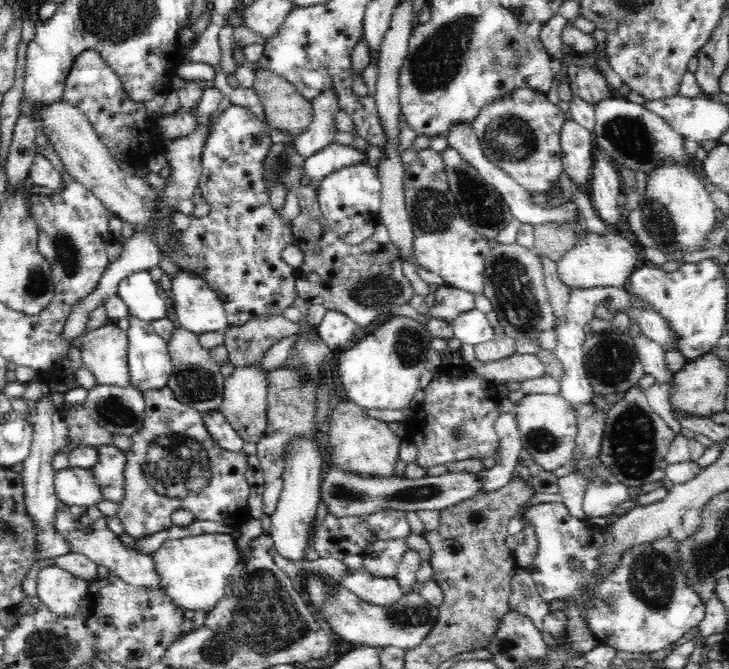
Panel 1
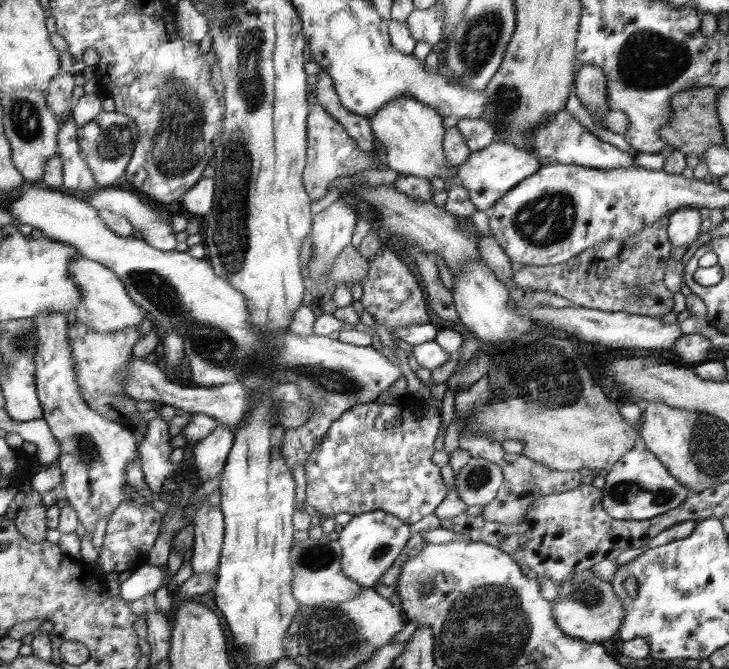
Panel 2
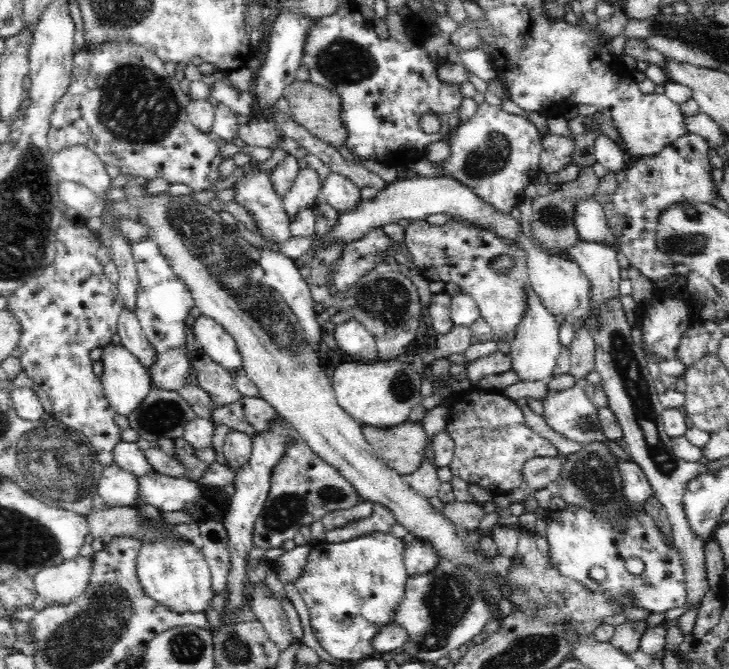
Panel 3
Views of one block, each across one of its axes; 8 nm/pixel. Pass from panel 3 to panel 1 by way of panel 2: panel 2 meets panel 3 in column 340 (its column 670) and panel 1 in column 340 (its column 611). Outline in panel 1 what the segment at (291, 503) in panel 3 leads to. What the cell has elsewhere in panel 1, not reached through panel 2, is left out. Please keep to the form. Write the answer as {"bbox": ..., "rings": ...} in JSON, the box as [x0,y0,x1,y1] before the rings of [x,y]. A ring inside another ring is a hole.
{"bbox":[320,462,482,516],"rings":[[[329,462],[328,473],[320,484],[321,500],[328,505],[328,514],[333,516],[366,516],[386,508],[400,511],[444,510],[472,499],[481,493],[482,478],[472,472],[447,471],[442,476],[425,475],[420,478],[398,476],[360,476],[358,472],[344,471]]]}

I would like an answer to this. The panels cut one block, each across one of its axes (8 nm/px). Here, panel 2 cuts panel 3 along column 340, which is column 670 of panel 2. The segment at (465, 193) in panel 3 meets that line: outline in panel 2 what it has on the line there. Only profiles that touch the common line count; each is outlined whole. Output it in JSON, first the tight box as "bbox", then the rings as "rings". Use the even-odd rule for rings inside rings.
{"bbox":[667,207,700,246],"rings":[[[680,207],[672,211],[667,216],[668,219],[668,236],[672,244],[684,246],[696,240],[700,234],[700,212],[696,207]]]}

